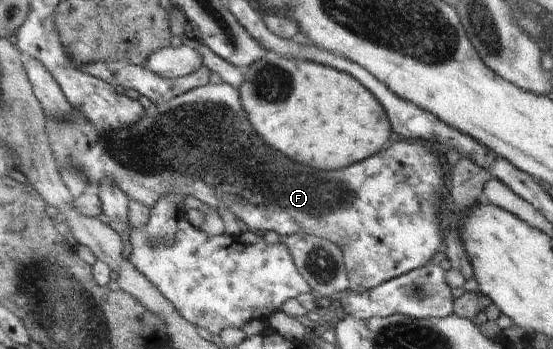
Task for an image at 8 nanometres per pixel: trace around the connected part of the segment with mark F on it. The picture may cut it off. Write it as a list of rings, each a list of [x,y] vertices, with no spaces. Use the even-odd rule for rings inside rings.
[[[208,82],[202,87],[191,89],[178,97],[172,97],[168,101],[158,101],[158,103],[151,103],[148,109],[144,110],[144,115],[140,117],[140,121],[136,121],[130,129],[116,129],[116,131],[98,129],[94,127],[77,107],[74,108],[74,119],[62,119],[62,121],[56,121],[54,117],[46,118],[46,125],[44,125],[44,135],[46,135],[46,141],[52,149],[52,159],[56,161],[57,167],[60,169],[66,169],[70,165],[70,161],[74,165],[78,165],[84,175],[88,177],[88,181],[93,183],[95,188],[102,183],[102,181],[112,181],[114,185],[118,185],[129,199],[136,199],[140,201],[142,205],[151,208],[156,205],[156,201],[164,195],[190,195],[196,197],[196,199],[206,203],[208,207],[212,209],[230,209],[232,213],[237,217],[239,222],[243,224],[243,228],[254,233],[263,235],[267,231],[275,231],[279,237],[286,237],[286,235],[292,235],[294,233],[306,233],[306,235],[316,235],[316,237],[324,237],[328,241],[332,241],[334,245],[342,251],[344,265],[346,267],[346,275],[349,281],[349,288],[356,290],[357,288],[363,288],[369,290],[373,287],[378,287],[390,279],[398,277],[403,273],[408,273],[413,269],[418,269],[423,265],[426,265],[434,254],[443,248],[442,244],[442,231],[440,231],[440,211],[445,206],[442,201],[442,192],[445,190],[444,185],[444,171],[438,163],[438,159],[434,157],[434,153],[420,145],[420,143],[412,143],[412,141],[396,141],[392,139],[389,144],[378,153],[350,165],[350,167],[344,167],[344,169],[338,169],[338,171],[316,171],[312,167],[306,167],[306,165],[300,165],[300,163],[294,163],[292,159],[288,159],[286,155],[282,155],[280,151],[276,151],[274,147],[270,147],[256,131],[254,127],[250,125],[248,121],[248,115],[246,110],[240,103],[240,95],[238,95],[238,88],[228,85],[227,83],[213,84]],[[240,123],[242,123],[242,167],[240,167]]]

